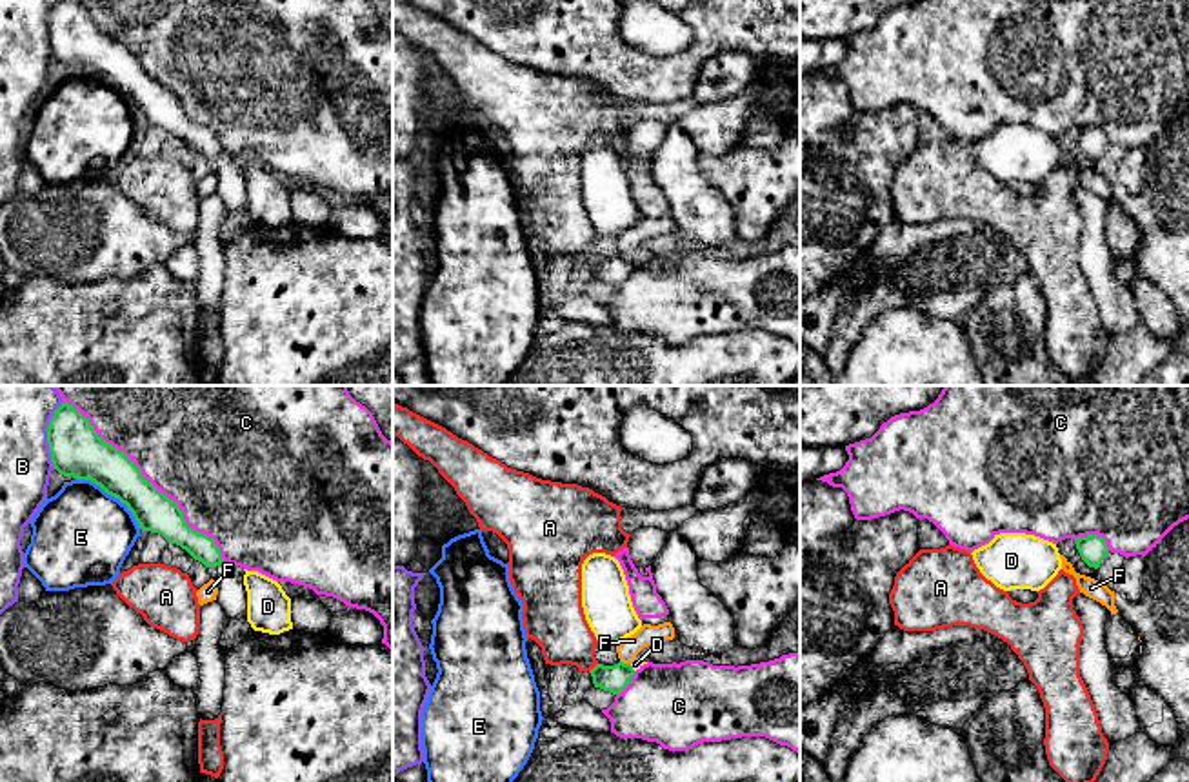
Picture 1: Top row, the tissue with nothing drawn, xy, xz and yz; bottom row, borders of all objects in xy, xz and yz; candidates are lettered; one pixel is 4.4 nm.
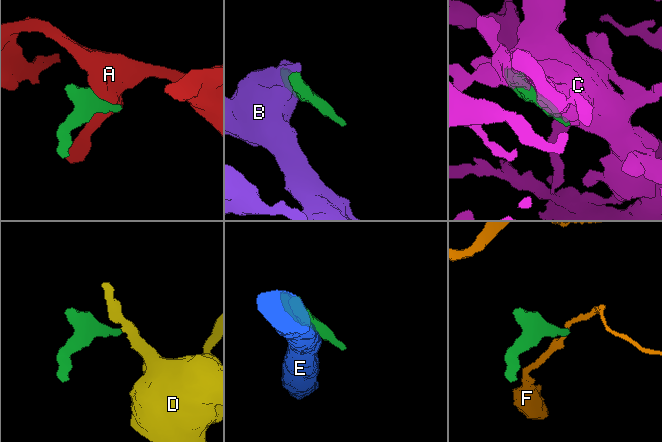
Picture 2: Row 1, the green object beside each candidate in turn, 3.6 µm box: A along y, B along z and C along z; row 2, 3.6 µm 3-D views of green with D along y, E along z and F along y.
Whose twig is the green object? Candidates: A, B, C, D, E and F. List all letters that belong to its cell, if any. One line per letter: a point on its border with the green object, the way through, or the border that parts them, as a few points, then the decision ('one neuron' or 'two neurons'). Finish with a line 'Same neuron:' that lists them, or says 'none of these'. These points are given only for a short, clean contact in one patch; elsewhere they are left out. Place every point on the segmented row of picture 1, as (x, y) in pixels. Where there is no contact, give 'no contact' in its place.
A: contact xz (593, 668); border xz (597, 662), (589, 671); two neurons
B: contact xy (48, 435); two neurons
C: contact xy (149, 482); two neurons
D: contact xz (631, 668); way xz (613, 679), (631, 668), (635, 664); one neuron
E: contact xy (111, 495); two neurons
F: contact xz (626, 664); border xz (620, 661), (629, 664); two neurons
Same neuron: D

